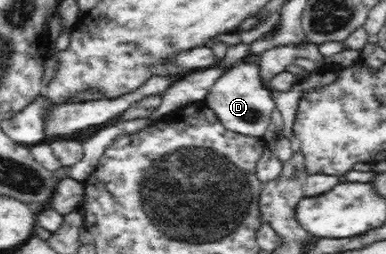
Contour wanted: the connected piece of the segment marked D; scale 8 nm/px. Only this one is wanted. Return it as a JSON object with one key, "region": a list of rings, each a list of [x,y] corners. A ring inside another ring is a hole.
{"region":[[[240,62],[232,70],[225,71],[211,86],[204,103],[228,130],[249,137],[261,137],[268,130],[272,110],[276,104],[270,97],[270,90],[262,84],[259,66]]]}

